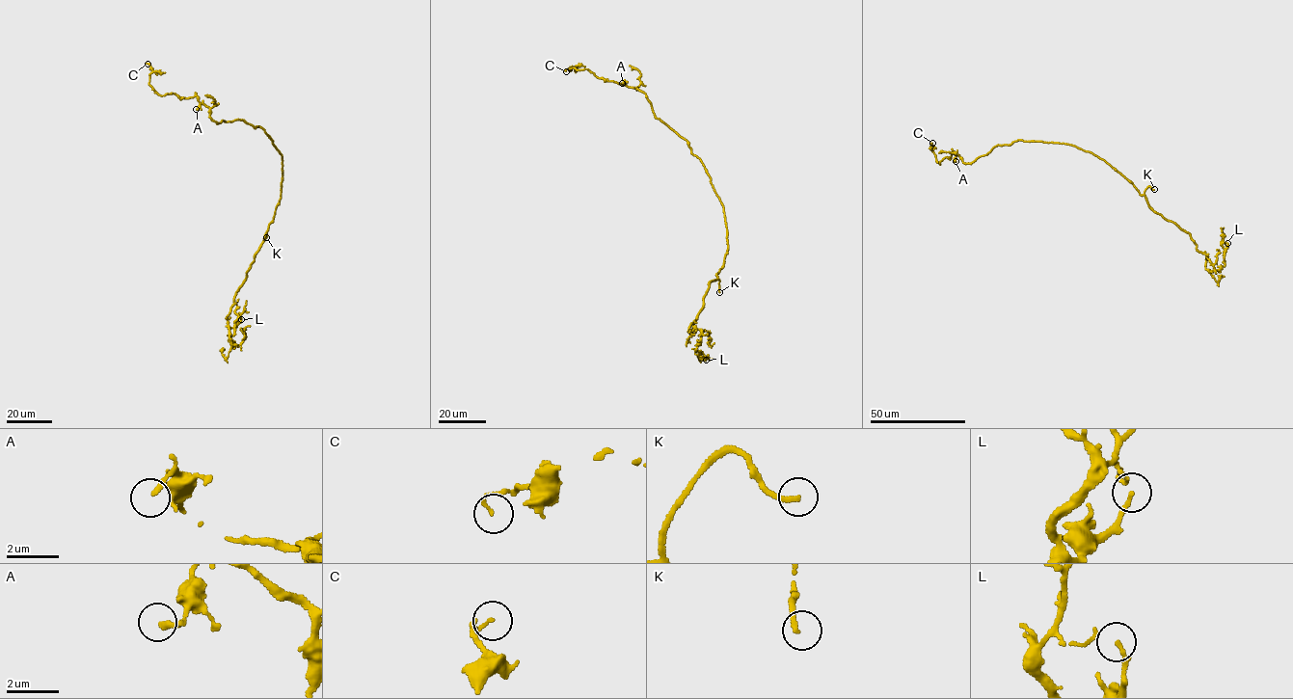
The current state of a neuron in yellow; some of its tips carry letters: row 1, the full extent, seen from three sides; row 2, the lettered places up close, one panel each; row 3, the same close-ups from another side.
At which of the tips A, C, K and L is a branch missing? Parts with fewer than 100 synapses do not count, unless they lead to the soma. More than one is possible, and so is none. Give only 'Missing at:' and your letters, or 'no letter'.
Missing at: K

